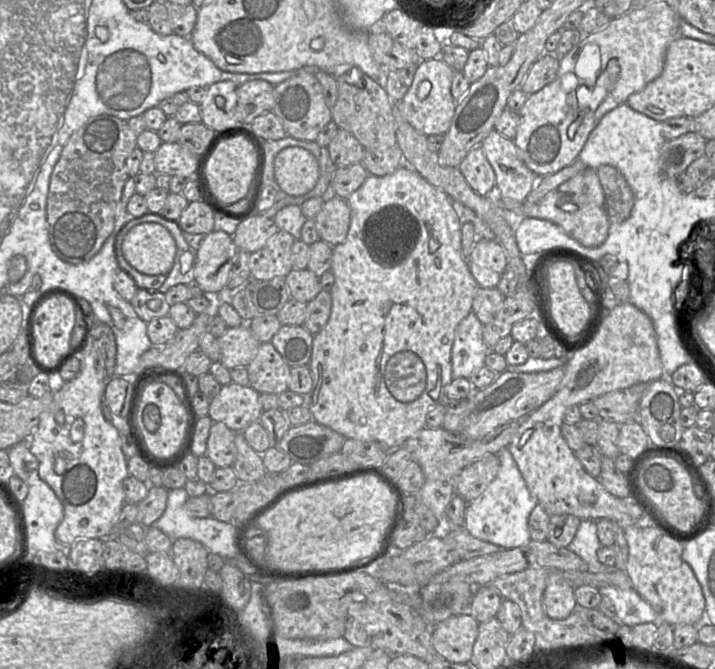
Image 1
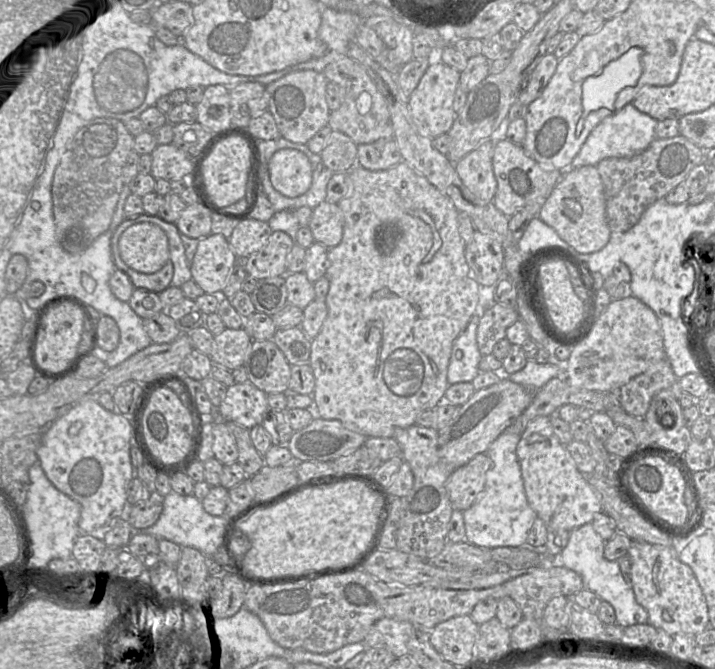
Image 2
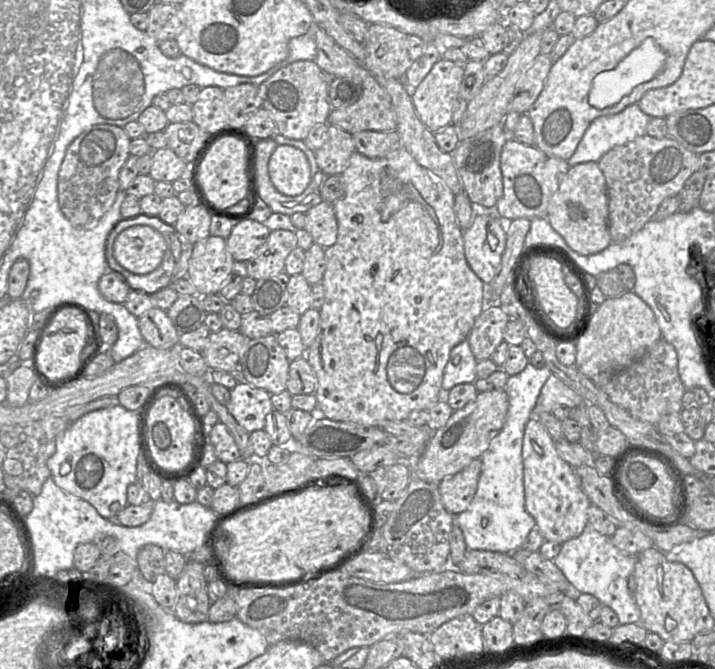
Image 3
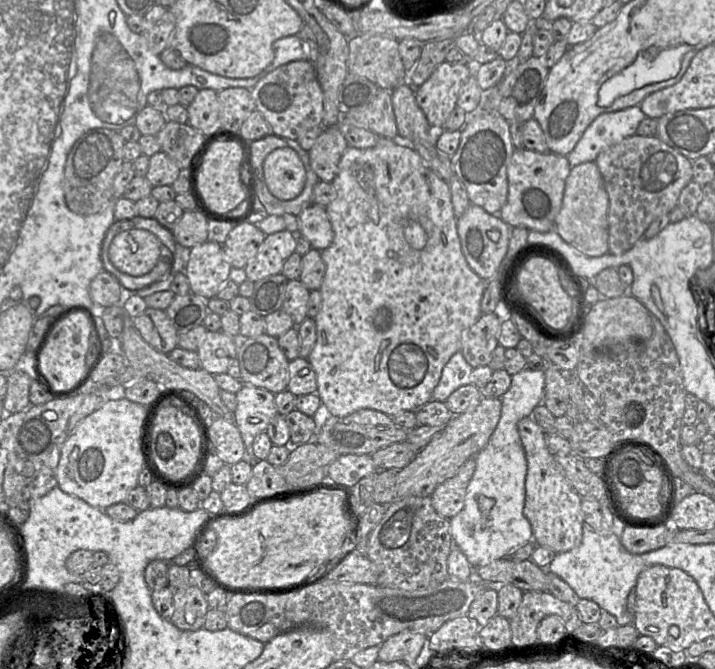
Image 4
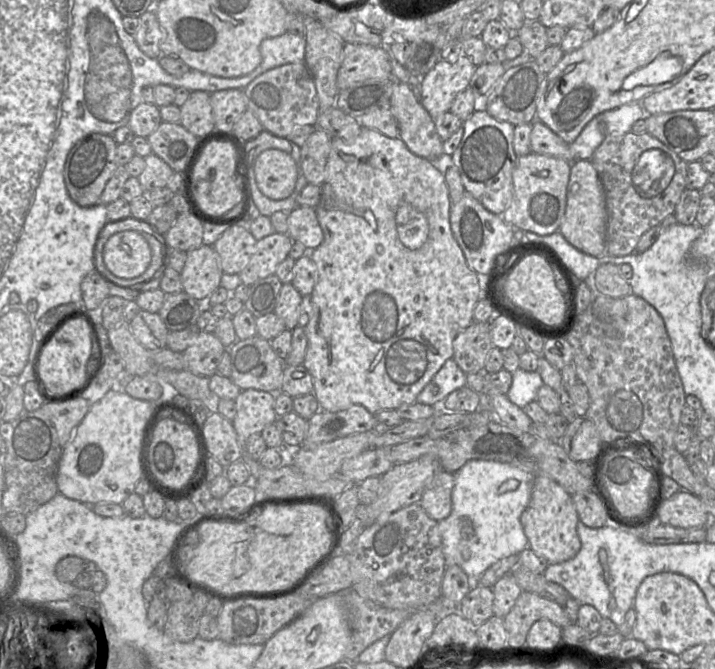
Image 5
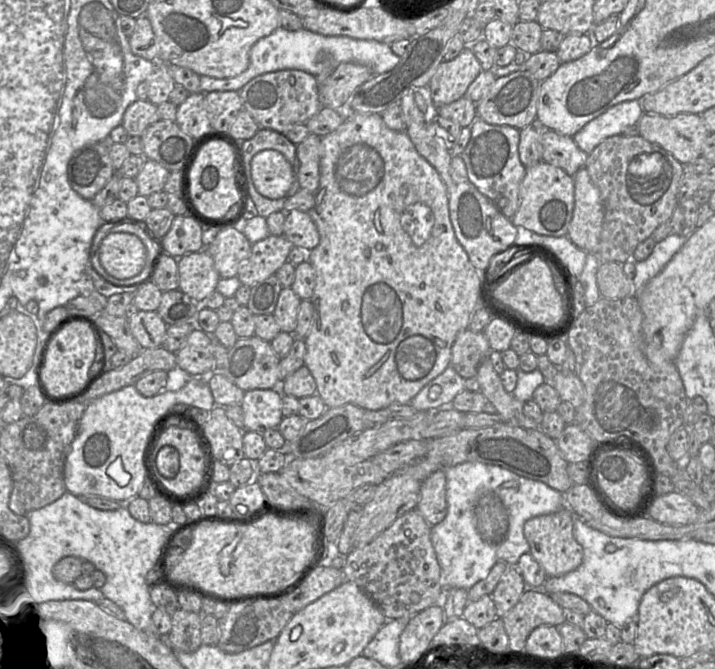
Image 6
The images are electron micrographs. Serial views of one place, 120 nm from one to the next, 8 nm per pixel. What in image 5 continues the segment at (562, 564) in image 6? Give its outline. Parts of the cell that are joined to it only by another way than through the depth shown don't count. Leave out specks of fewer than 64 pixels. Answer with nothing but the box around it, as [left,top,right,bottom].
[521,475,581,564]

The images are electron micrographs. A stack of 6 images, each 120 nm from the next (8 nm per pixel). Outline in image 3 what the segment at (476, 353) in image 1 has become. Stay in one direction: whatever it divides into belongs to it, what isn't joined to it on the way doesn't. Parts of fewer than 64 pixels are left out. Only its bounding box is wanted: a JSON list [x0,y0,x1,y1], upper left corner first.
[442,339,477,396]

